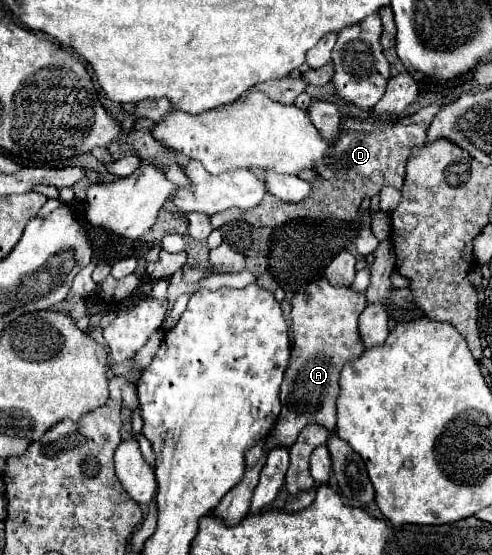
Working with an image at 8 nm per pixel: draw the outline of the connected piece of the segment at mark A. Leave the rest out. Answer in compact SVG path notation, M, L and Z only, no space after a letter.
M319 278L311 282L309 286L301 288L293 296L293 356L285 372L285 380L281 384L281 414L277 418L277 424L269 438L259 442L247 452L247 472L245 478L229 490L219 506L211 512L211 516L221 518L225 524L239 524L251 504L253 490L259 482L259 472L265 466L267 452L275 448L277 444L291 446L297 438L297 434L309 424L317 422L323 424L329 432L337 426L337 398L339 398L339 378L341 370L347 362L359 358L359 352L363 350L359 330L357 330L357 318L365 310L365 294L355 294L351 288L337 288L331 286L325 278Z

